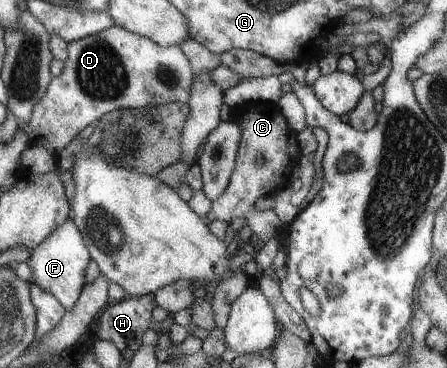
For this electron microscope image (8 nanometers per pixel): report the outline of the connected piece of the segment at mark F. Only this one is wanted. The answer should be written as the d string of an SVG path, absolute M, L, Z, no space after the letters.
M68 218L56 227L32 252L27 263L32 268L32 285L51 292L66 310L77 303L83 286L86 284L84 273L90 262L91 254L83 241L82 232L76 223Z

